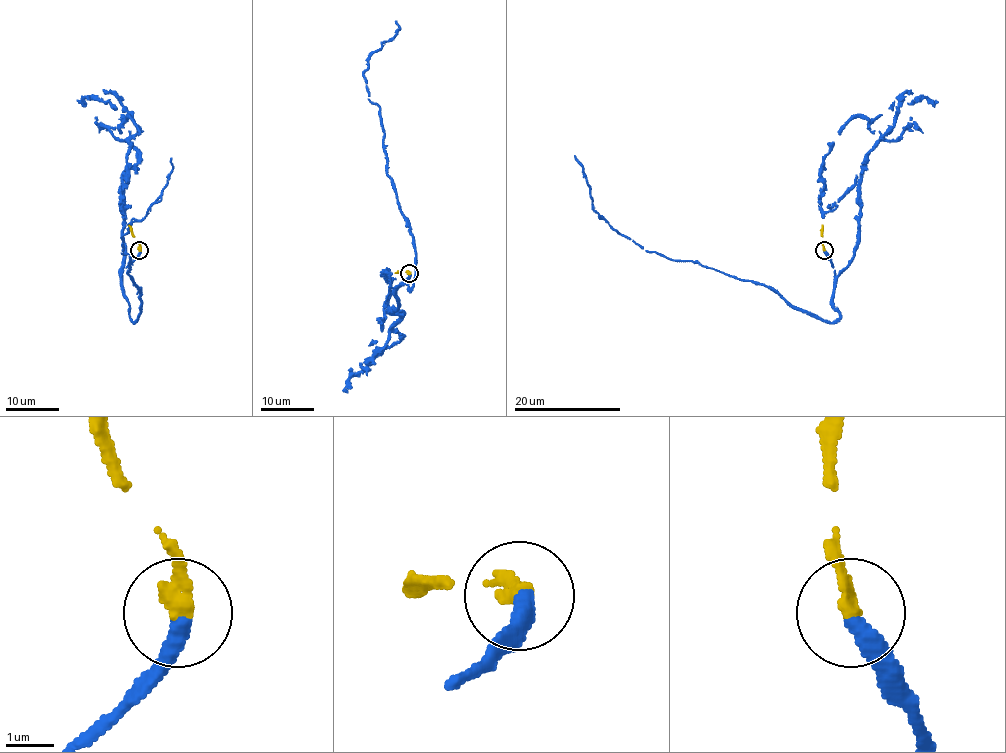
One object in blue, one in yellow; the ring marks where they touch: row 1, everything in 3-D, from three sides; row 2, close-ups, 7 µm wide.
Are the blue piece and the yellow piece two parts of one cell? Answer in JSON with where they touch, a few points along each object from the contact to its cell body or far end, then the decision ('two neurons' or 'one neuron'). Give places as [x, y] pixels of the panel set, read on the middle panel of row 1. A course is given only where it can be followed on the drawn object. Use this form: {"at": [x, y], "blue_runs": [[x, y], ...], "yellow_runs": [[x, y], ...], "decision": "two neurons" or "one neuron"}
{"at": [409, 273], "blue_runs": [[409, 273], [396, 287], [414, 282], [414, 241], [363, 71], [396, 20]], "yellow_runs": [[409, 273], [395, 273]], "decision": "one neuron"}

